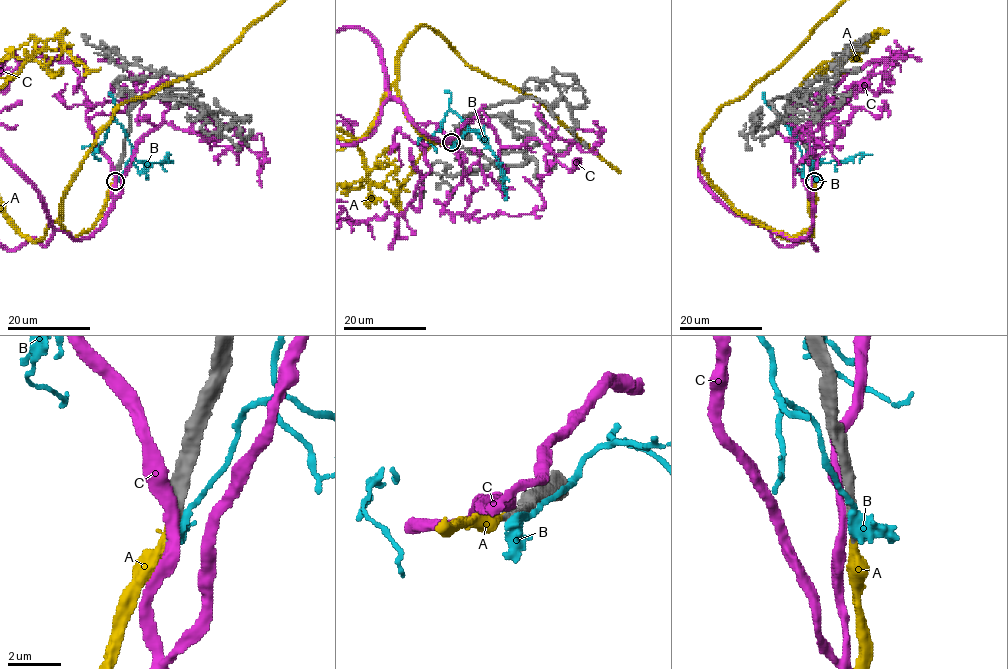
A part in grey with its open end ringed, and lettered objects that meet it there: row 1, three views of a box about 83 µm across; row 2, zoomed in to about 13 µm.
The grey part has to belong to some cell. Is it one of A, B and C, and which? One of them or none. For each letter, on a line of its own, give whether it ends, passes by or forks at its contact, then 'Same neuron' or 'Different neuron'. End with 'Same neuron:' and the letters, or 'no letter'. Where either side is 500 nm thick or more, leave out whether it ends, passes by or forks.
A: It ends there. Same neuron
B: It passes by. Different neuron
C: Different neuron
Same neuron: A

